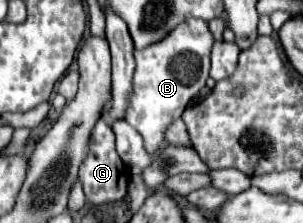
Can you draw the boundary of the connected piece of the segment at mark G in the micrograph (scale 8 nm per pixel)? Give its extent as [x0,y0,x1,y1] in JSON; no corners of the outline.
[78,119,128,205]

